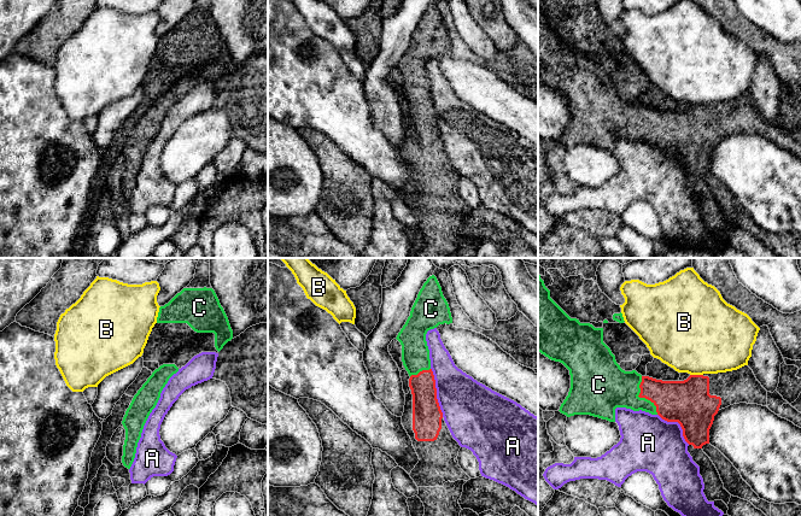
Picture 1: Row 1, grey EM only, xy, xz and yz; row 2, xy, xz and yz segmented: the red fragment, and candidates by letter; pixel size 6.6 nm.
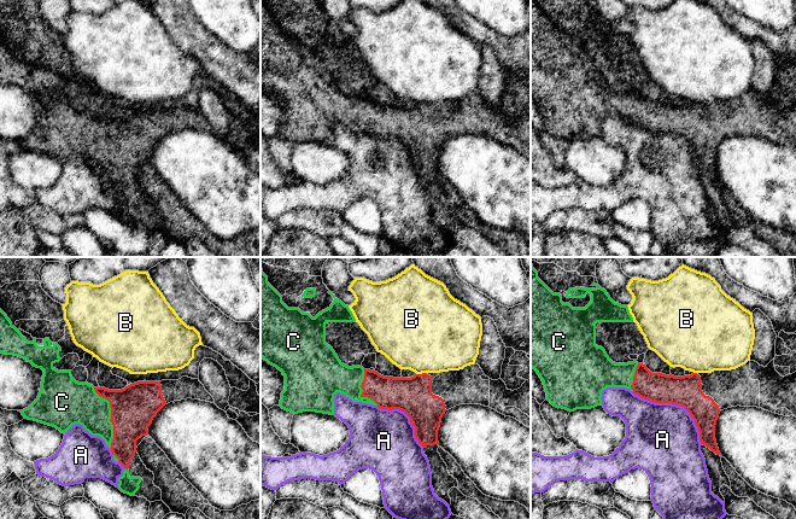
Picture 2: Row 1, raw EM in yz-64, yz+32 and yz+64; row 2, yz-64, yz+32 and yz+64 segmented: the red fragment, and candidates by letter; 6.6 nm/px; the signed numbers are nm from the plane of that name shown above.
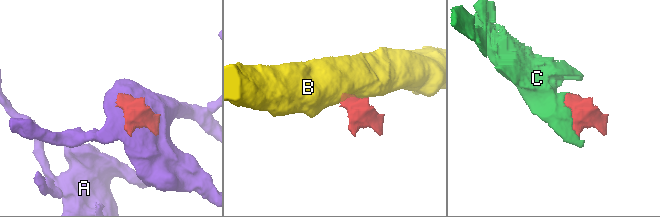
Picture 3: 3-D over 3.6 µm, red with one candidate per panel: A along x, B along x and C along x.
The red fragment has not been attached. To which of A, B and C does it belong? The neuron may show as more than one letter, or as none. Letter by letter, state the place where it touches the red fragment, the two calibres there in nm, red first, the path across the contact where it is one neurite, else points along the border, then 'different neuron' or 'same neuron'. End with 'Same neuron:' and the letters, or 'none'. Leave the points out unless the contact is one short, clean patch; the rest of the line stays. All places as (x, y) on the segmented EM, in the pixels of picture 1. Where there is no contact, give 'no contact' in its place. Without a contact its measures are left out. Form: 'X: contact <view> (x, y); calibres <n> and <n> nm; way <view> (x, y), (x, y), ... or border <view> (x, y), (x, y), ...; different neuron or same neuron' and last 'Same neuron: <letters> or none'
A: contact xz (436, 392); calibres 190 and 360 nm; different neuron
B: contact yz (696, 375); calibres 300 and 480 nm; border yz (690, 374), (702, 375); different neuron
C: contact yz (641, 397); calibres 280 and 320 nm; same neuron
Same neuron: C

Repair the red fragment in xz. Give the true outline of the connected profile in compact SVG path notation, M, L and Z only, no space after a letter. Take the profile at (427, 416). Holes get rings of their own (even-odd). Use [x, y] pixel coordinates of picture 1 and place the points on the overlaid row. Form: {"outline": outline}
{"outline": "M432 275L420 289L410 316L396 338L402 345L402 362L410 376L410 391L405 394L402 424L420 459L411 470L410 477L419 487L417 497L425 506L423 516L460 516L462 509L458 499L462 496L463 485L470 480L458 465L457 456L461 446L452 438L437 399L435 380L426 341L427 332L444 323L452 323L452 317L442 287L437 277Z"}

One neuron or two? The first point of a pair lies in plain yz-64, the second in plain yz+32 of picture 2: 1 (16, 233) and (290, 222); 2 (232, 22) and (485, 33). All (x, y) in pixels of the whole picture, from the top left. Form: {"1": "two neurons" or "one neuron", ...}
{"1": "two neurons", "2": "two neurons"}

